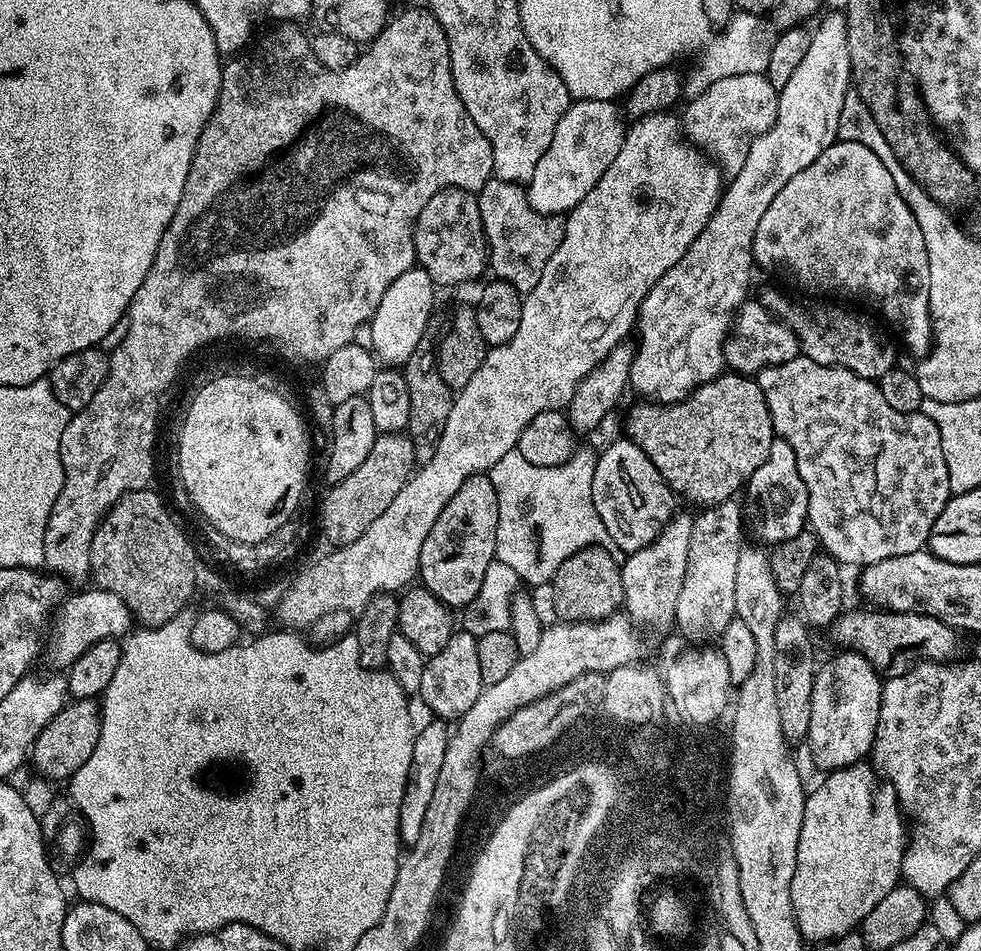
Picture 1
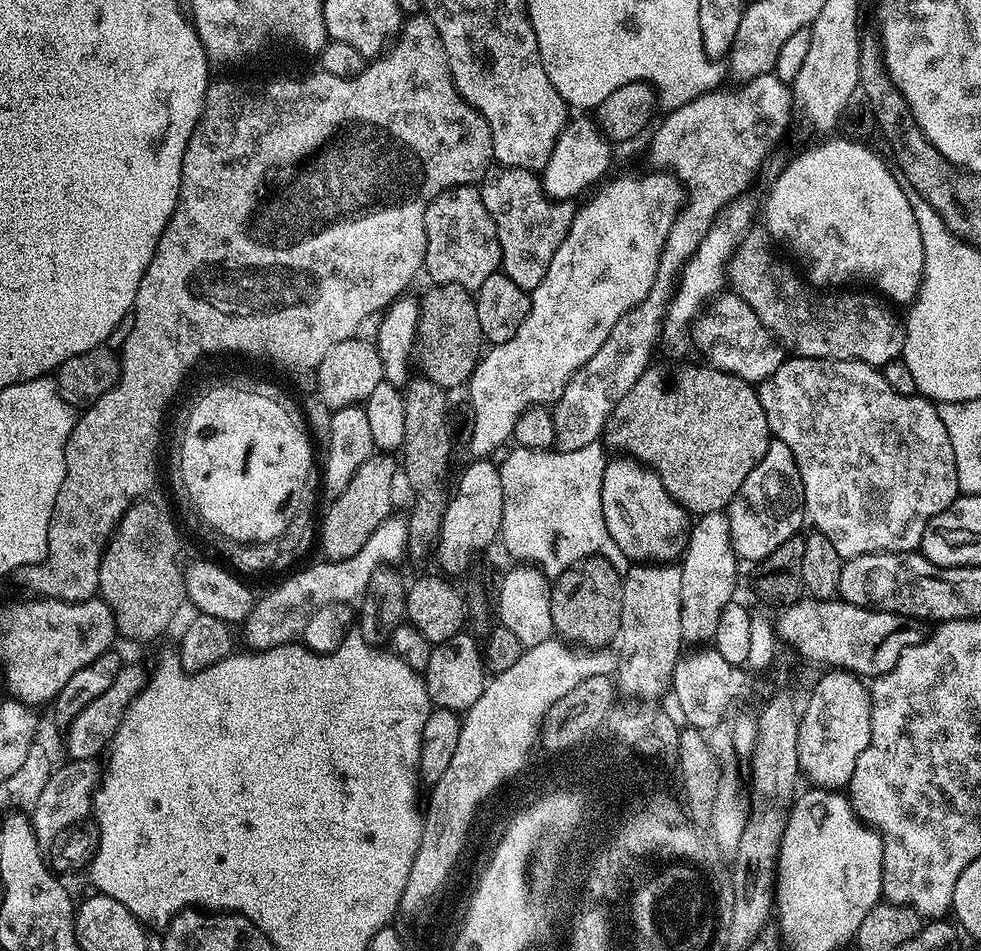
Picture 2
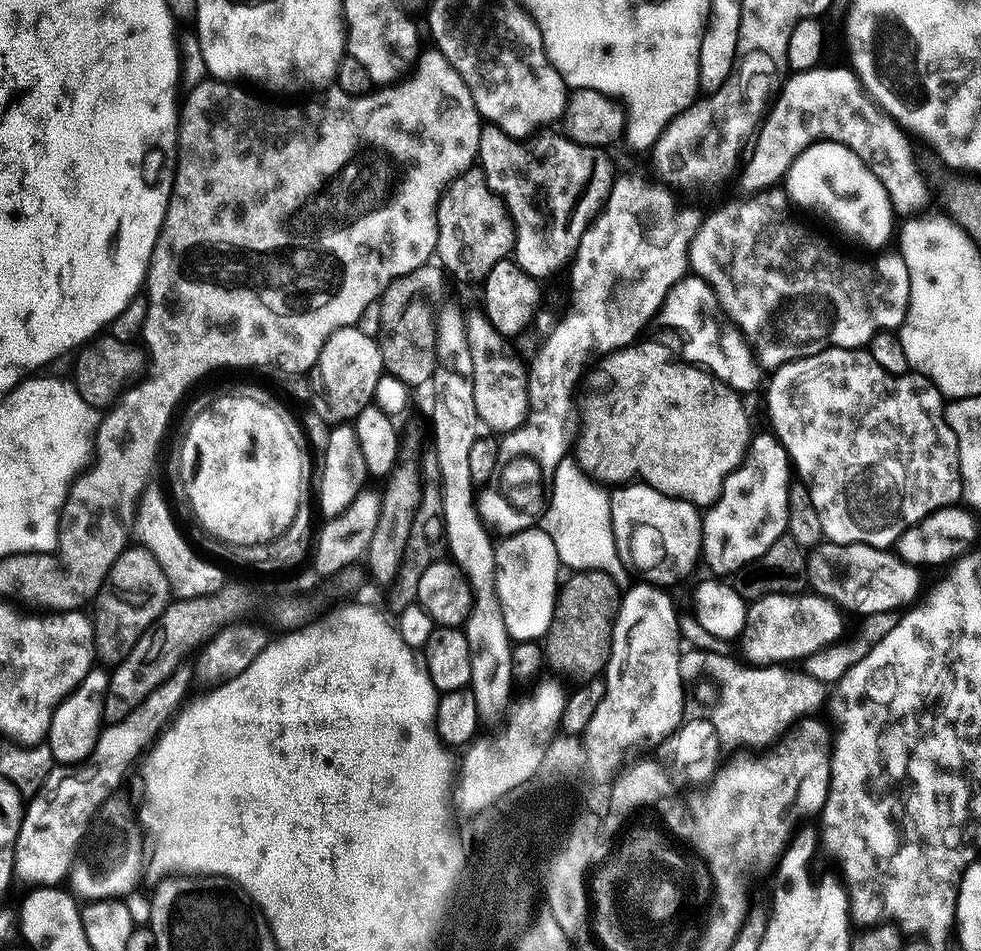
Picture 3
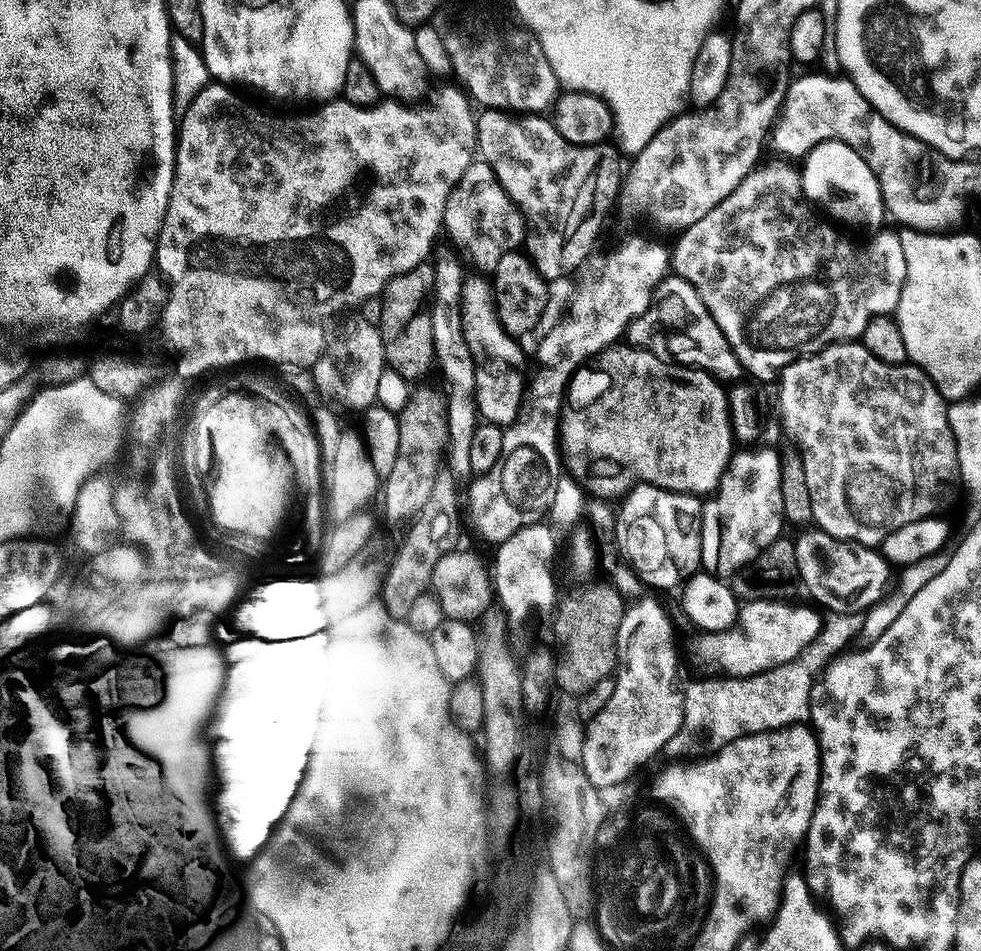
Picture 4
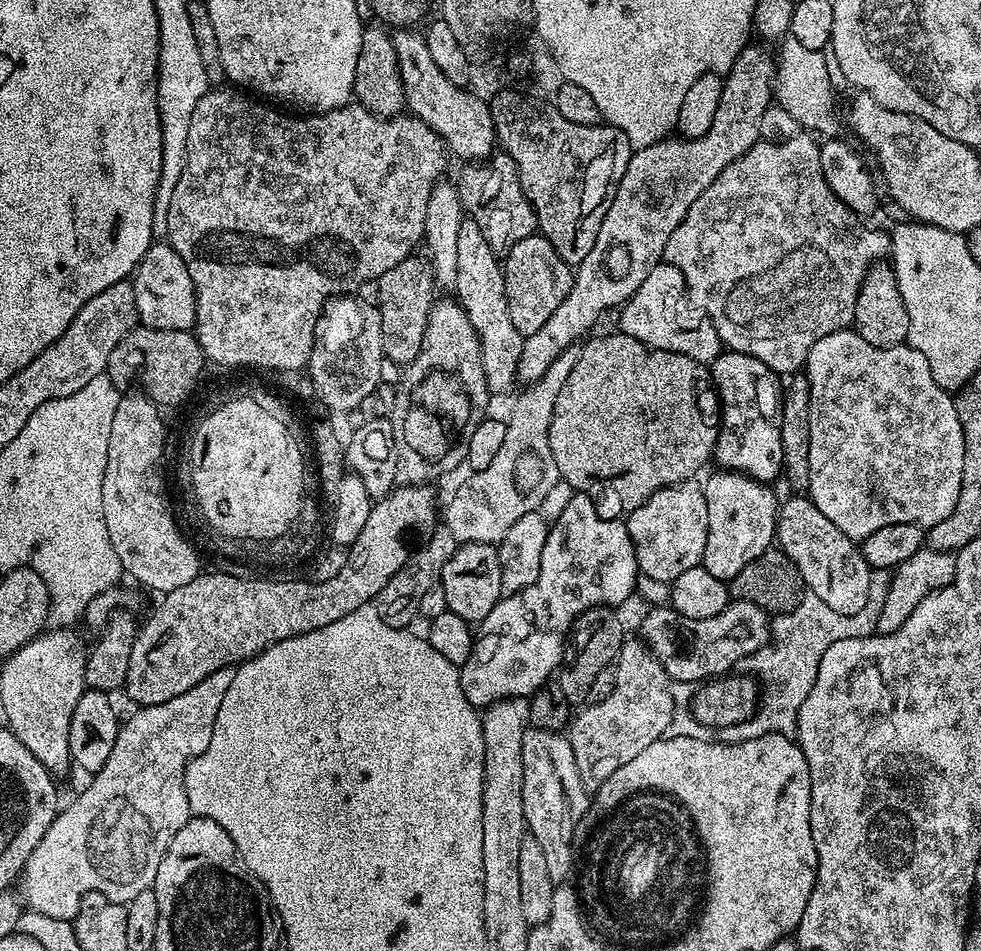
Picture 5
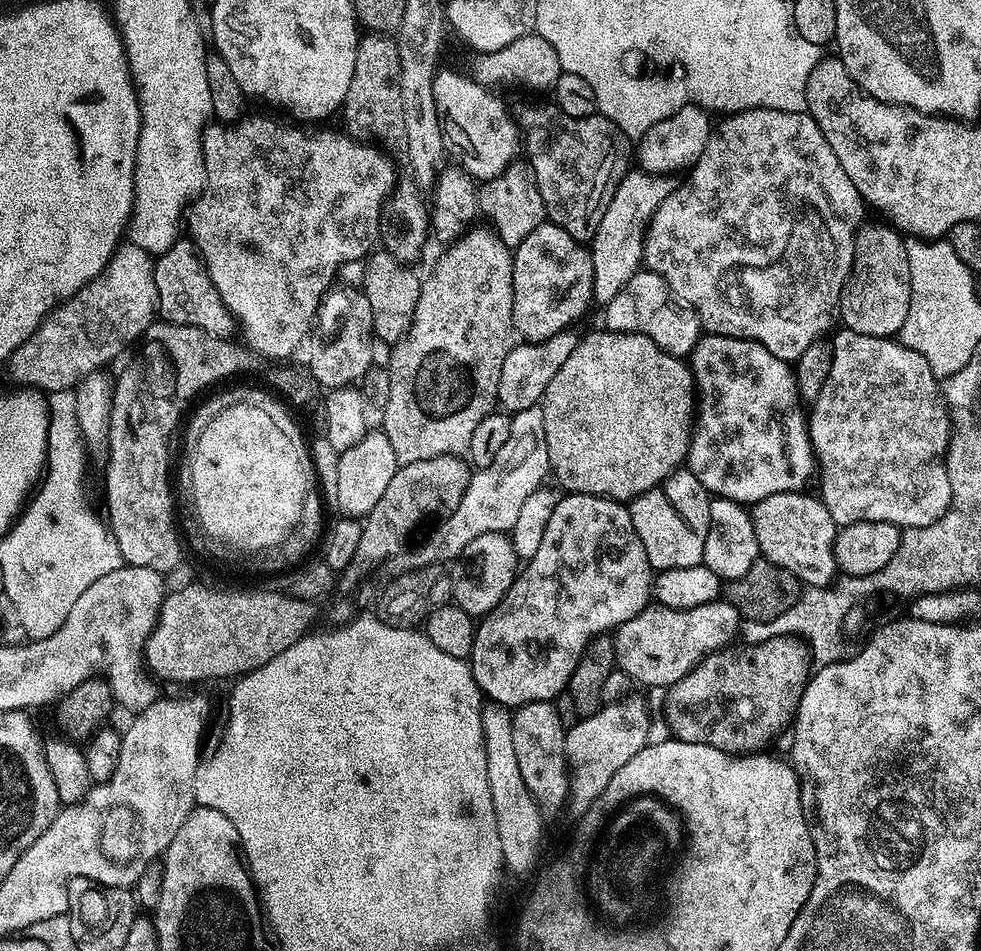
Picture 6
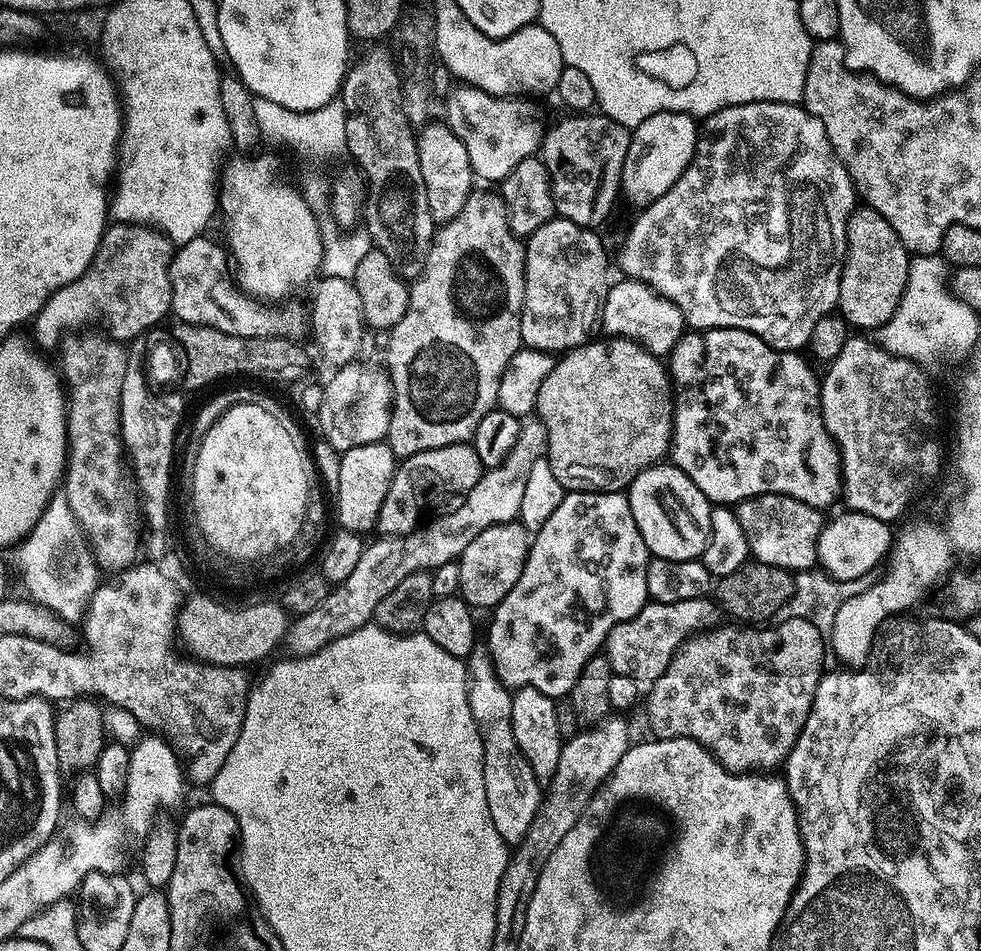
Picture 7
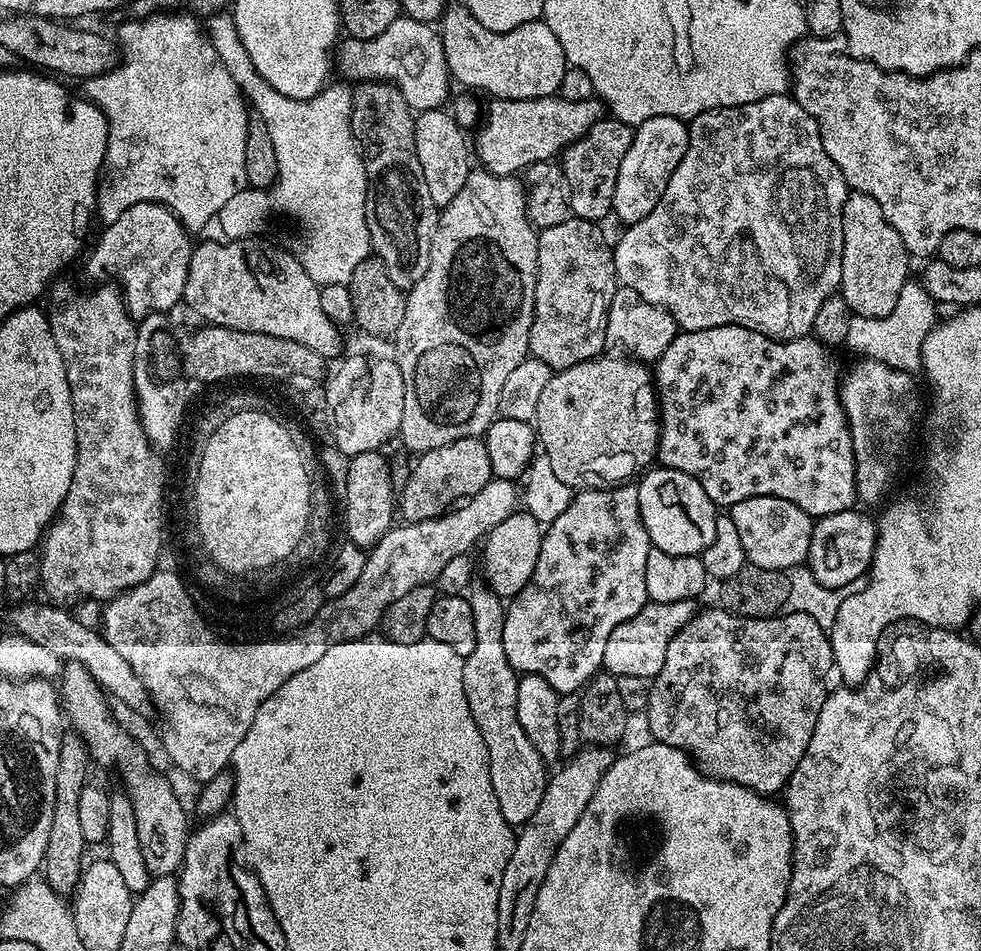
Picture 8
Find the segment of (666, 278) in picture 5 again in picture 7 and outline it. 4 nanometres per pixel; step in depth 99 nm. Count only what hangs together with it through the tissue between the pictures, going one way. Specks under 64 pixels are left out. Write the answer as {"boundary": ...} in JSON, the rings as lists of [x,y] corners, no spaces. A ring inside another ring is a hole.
{"boundary":[[[620,278],[613,283],[604,297],[604,306],[600,310],[599,323],[609,337],[623,336],[641,344],[648,352],[664,358],[672,353],[674,346],[682,339],[686,331],[684,315],[674,302],[670,302],[662,294],[641,280]]]}

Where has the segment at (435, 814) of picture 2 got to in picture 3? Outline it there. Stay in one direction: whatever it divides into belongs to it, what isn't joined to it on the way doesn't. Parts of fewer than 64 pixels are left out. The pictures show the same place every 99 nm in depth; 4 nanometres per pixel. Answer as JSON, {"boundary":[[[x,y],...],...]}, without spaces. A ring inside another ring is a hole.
{"boundary":[[[540,680],[521,700],[513,699],[507,705],[508,717],[505,718],[504,725],[497,732],[492,732],[489,736],[477,735],[463,749],[463,752],[465,751],[464,761],[461,764],[459,761],[458,764],[458,776],[462,780],[459,785],[459,804],[463,809],[480,808],[480,805],[488,804],[488,801],[492,800],[492,797],[497,796],[497,794],[506,795],[505,788],[511,788],[512,784],[516,784],[517,781],[527,785],[533,779],[535,770],[538,769],[538,764],[542,761],[542,756],[546,753],[547,747],[558,735],[560,719],[568,698],[569,693],[564,692],[563,686],[558,681]]]}

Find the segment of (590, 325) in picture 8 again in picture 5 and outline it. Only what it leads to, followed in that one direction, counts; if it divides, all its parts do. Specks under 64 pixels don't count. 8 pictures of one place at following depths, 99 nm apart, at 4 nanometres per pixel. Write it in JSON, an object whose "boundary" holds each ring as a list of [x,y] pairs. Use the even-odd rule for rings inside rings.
{"boundary":[[[539,234],[522,238],[514,247],[508,249],[502,260],[504,281],[506,282],[506,302],[510,306],[510,318],[524,337],[542,330],[546,318],[562,306],[562,302],[572,289],[573,265],[565,262],[554,250],[552,243]]]}

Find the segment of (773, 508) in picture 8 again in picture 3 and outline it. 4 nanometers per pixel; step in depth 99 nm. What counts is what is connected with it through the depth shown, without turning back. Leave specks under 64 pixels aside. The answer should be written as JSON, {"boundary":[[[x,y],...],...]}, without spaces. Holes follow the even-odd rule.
{"boundary":[[[822,542],[808,556],[808,584],[811,591],[831,600],[845,613],[857,612],[860,618],[879,612],[895,613],[905,606],[915,605],[918,600],[916,595],[920,592],[920,572],[919,567],[907,564],[895,551],[869,544]]]}

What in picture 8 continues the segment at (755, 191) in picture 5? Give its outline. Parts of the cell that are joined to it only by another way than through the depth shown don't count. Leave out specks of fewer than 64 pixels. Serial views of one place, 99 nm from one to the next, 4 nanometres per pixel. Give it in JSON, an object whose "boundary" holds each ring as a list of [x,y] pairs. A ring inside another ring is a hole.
{"boundary":[[[781,94],[778,96],[764,96],[760,100],[746,102],[738,106],[730,106],[729,108],[711,108],[702,114],[691,117],[691,119],[687,121],[687,125],[688,149],[686,150],[686,154],[682,154],[682,162],[678,162],[674,174],[670,174],[670,178],[666,182],[666,190],[662,194],[658,206],[654,206],[654,210],[650,210],[650,214],[646,214],[646,218],[642,218],[638,222],[627,225],[627,227],[623,229],[624,233],[621,234],[620,241],[615,241],[612,261],[616,267],[617,281],[625,288],[632,288],[646,302],[657,304],[660,308],[665,308],[674,318],[677,329],[685,332],[697,332],[698,330],[706,330],[714,326],[722,326],[723,324],[740,324],[744,328],[762,330],[765,336],[770,336],[774,340],[796,340],[799,336],[809,335],[812,331],[812,323],[818,314],[818,309],[822,306],[822,302],[826,302],[826,298],[833,295],[840,287],[840,279],[842,278],[842,206],[846,202],[846,198],[850,191],[848,183],[844,180],[844,175],[838,170],[838,166],[834,166],[830,154],[826,154],[826,150],[822,146],[820,128],[816,125],[816,119],[810,114],[806,114],[806,110],[802,110],[802,106],[797,100],[792,99],[791,95]],[[758,260],[780,260],[780,272],[776,272],[774,268],[760,270]],[[798,260],[804,260],[804,266],[798,266]]]}

